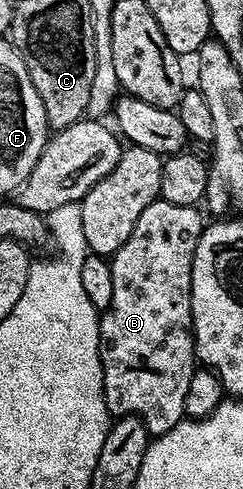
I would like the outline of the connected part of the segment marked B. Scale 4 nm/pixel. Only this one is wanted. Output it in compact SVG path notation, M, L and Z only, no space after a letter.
M160 200L147 204L135 223L127 244L111 258L111 304L100 315L99 356L103 368L103 392L110 415L133 414L156 436L166 434L185 418L187 384L195 369L193 317L191 316L191 264L195 244L203 229L197 206L171 204Z

